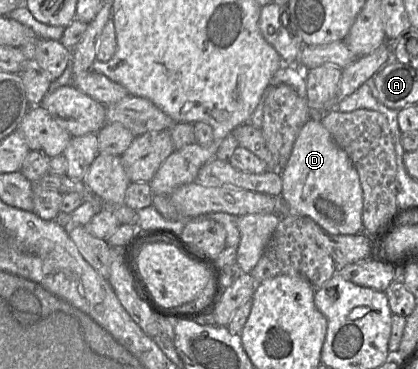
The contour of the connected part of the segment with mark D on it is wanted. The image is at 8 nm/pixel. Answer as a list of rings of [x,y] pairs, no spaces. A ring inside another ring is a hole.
[[[312,113],[300,130],[285,167],[281,170],[280,197],[290,214],[308,217],[333,235],[355,235],[363,232],[363,192],[357,170],[347,153],[333,140],[322,125],[320,116]]]

